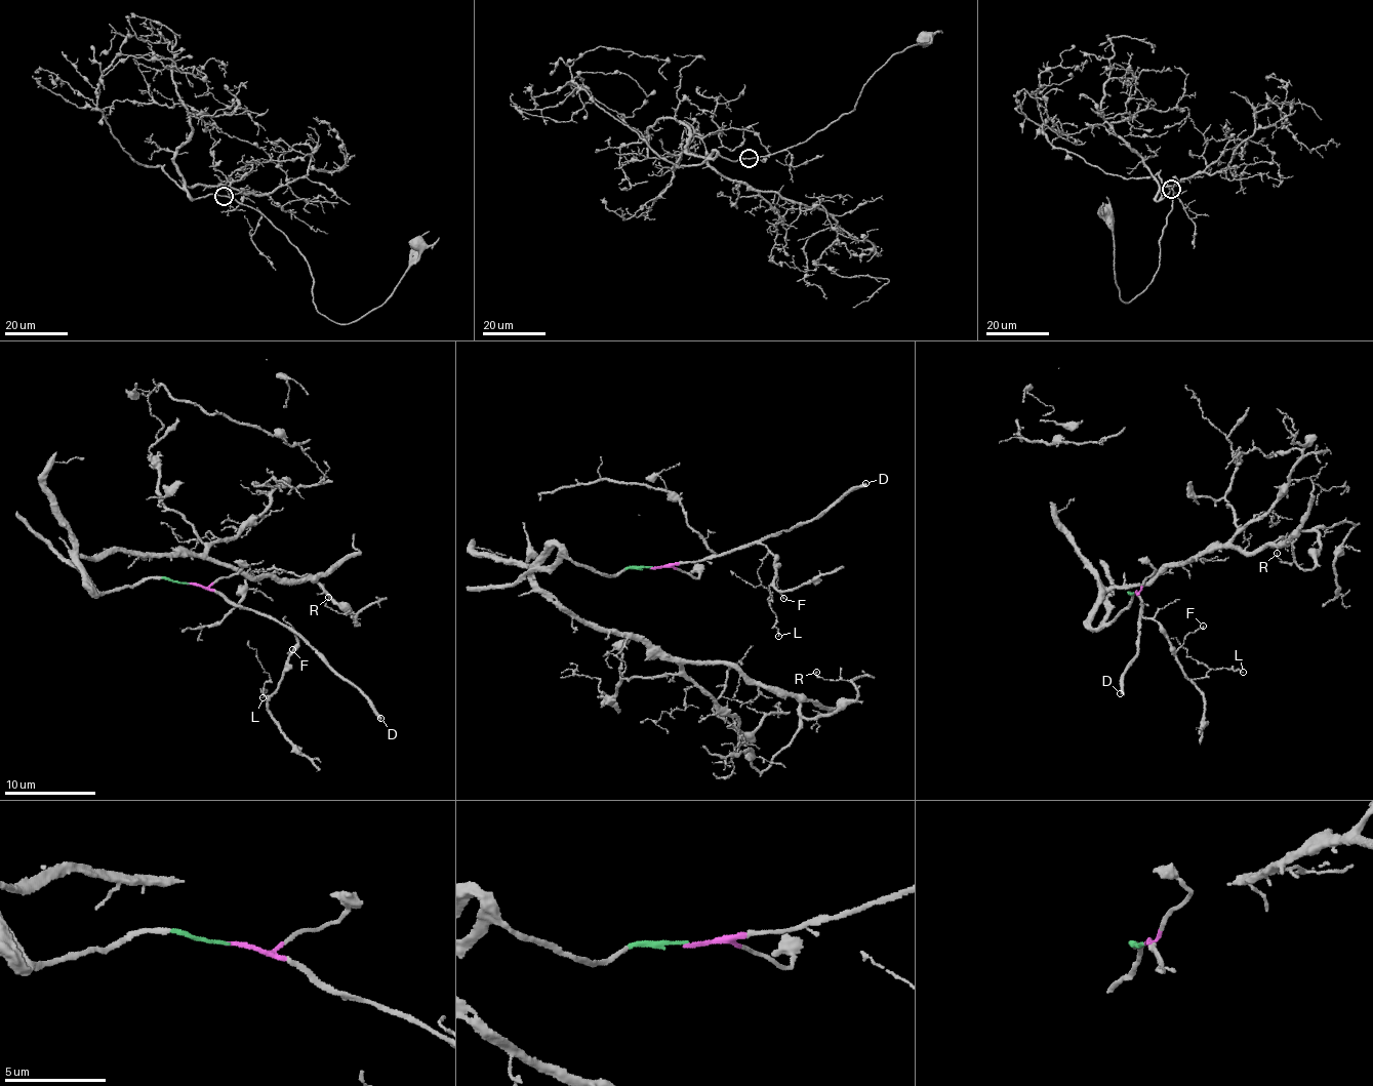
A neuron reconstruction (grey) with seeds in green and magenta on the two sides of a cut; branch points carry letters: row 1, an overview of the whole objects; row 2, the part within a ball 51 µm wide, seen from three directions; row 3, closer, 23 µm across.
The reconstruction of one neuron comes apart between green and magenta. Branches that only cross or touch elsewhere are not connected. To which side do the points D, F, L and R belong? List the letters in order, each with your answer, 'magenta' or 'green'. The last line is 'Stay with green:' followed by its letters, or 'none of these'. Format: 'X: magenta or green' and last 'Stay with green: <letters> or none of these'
D: magenta
F: magenta
L: magenta
R: green
Stay with green: R

